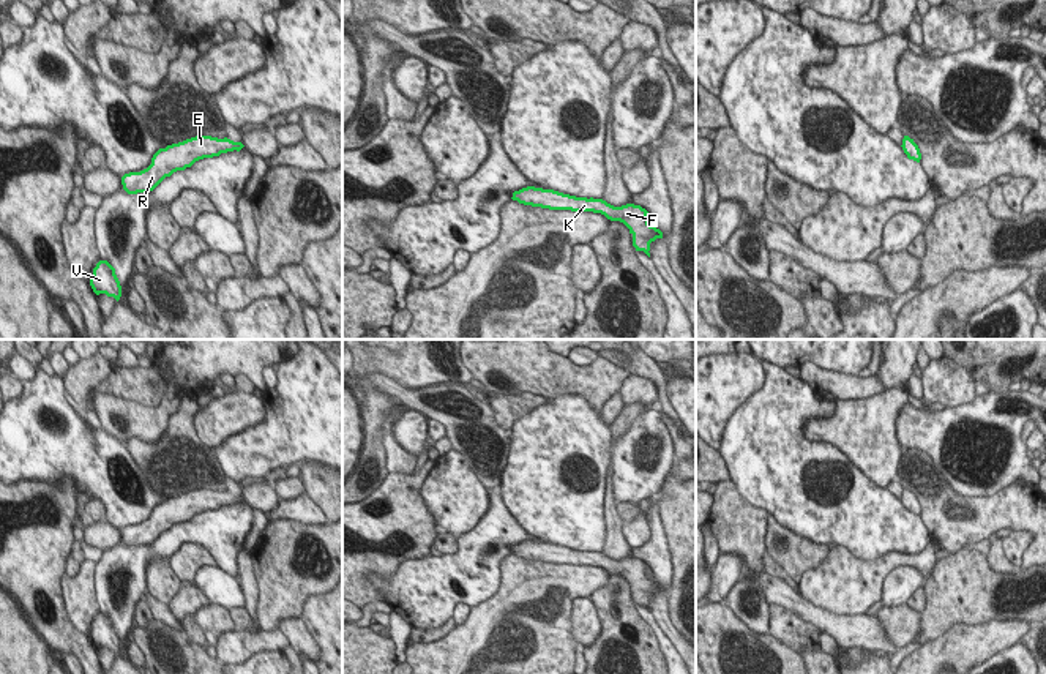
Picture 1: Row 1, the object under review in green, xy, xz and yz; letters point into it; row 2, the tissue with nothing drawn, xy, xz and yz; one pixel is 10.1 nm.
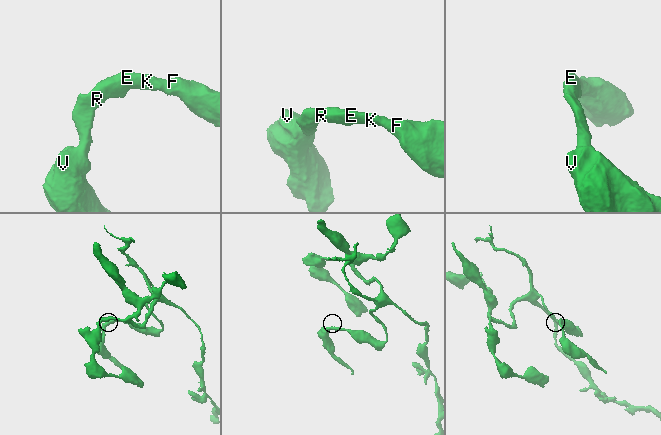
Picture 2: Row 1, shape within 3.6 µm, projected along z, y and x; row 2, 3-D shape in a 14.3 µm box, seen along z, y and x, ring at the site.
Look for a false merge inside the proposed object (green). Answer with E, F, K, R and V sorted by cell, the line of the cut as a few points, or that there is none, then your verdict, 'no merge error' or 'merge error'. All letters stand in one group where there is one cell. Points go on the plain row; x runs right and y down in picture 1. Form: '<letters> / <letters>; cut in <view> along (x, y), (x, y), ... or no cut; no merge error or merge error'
E F K R V; no cut; no merge error

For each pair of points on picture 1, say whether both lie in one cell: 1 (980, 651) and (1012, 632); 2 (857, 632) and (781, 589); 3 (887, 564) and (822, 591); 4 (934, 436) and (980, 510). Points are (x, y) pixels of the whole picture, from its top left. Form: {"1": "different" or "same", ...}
{"1": "same", "2": "same", "3": "same", "4": "different"}

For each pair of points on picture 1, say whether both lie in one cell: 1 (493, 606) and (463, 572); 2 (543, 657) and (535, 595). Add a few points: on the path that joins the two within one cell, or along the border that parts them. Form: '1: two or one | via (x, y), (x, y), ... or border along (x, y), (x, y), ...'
1: two | border along (502, 565), (500, 589), (472, 608)
2: one | via (535, 638), (534, 630), (510, 611), (516, 603)

